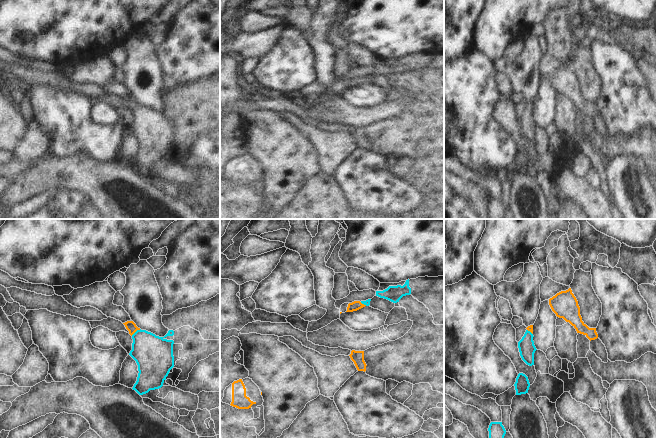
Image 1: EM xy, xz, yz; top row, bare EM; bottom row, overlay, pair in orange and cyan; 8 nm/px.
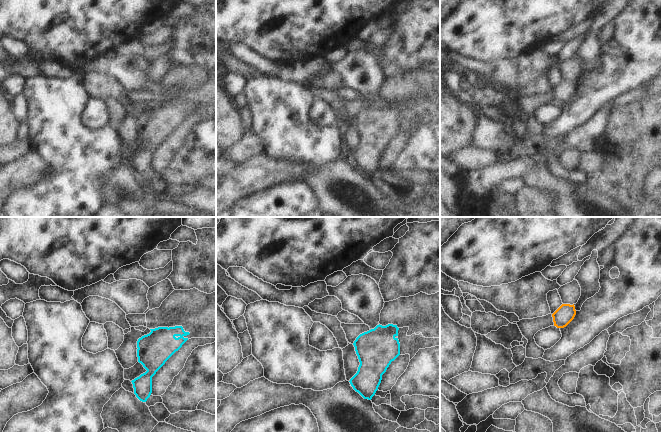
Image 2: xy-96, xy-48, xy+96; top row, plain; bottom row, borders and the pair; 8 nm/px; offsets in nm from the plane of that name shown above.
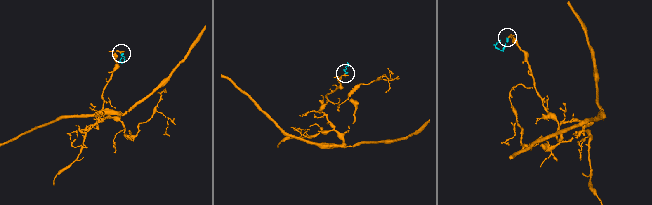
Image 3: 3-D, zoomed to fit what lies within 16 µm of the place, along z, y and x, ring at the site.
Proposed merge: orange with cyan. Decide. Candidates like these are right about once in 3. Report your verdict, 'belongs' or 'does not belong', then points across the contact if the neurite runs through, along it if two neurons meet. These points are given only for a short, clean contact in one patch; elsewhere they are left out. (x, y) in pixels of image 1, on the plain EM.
belongs; way xy (130, 101), (135, 107), (154, 131)

